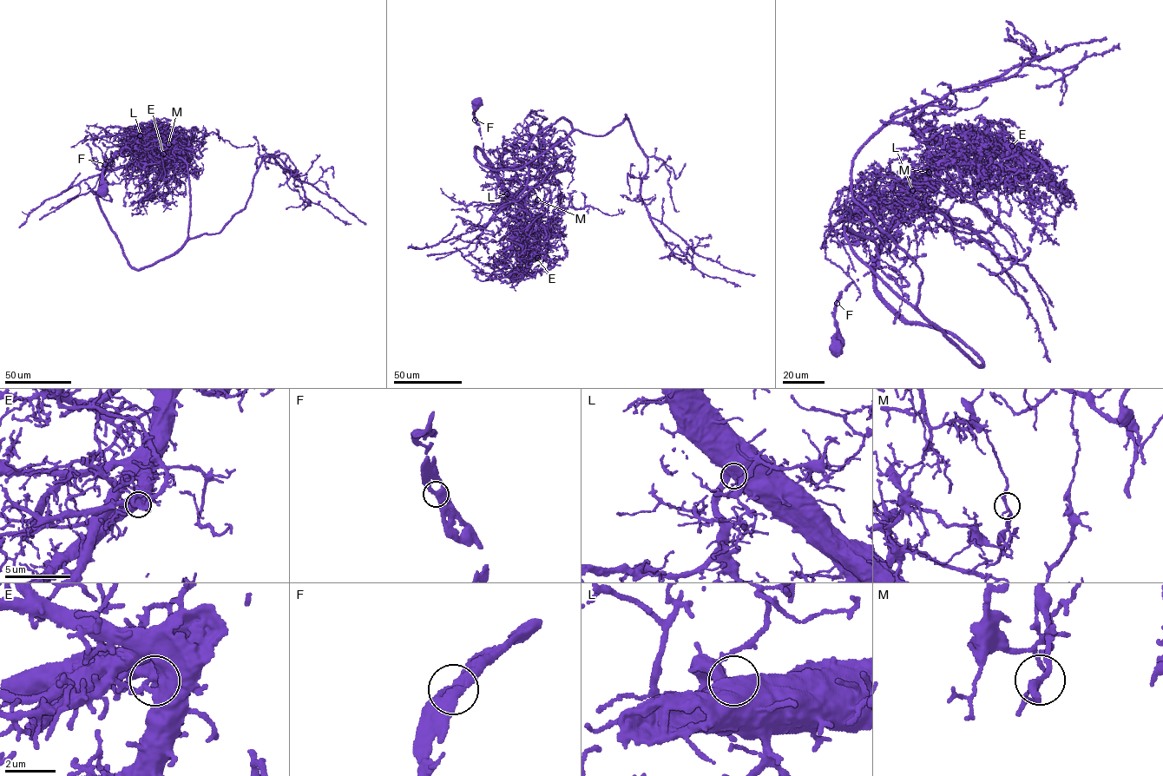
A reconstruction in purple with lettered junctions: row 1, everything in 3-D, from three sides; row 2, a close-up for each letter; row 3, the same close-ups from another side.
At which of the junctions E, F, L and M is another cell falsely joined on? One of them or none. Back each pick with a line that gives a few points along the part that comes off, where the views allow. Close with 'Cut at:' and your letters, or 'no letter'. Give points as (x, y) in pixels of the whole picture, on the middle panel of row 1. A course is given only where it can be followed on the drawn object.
M: course (537, 200), (528, 192), (537, 185), (535, 175), (551, 202), (529, 226), (553, 174), (553, 128)
Cut at: M

